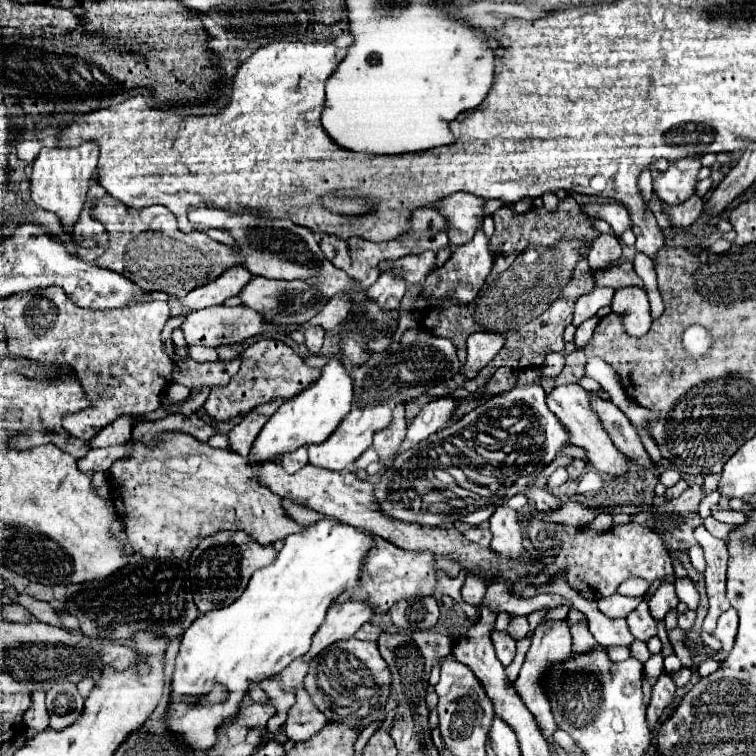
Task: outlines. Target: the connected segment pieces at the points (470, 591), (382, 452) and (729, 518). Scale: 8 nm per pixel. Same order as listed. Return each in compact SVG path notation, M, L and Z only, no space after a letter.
M469 574L461 592L463 592L463 600L467 604L479 606L483 596L485 596L485 592L487 592L487 582L483 578L479 578L477 574Z
M399 406L399 410L395 410L395 422L387 428L387 430L381 430L379 434L375 434L375 440L373 440L373 446L379 454L379 462L383 464L383 468L391 468L395 456L397 456L397 450L405 438L405 430L407 430L407 424L405 424L405 408Z
M713 506L711 508L711 516L719 522L725 524L743 524L745 522L745 514L743 512L735 512L731 508L721 508L721 506Z

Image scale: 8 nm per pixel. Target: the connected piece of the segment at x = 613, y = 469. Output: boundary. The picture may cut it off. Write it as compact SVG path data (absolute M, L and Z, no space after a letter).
M565 384L565 386L557 386L551 394L547 394L547 406L559 418L563 428L569 432L569 442L587 452L585 460L593 468L597 468L599 472L605 472L609 476L627 476L631 472L629 458L615 448L613 440L603 430L603 424L601 424L599 416L589 406L589 398L587 396L589 396L589 392L585 392L579 384Z

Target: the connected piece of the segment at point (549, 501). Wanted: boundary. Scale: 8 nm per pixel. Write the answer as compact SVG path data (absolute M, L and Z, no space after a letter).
M531 486L525 492L525 496L537 504L539 512L551 512L551 510L557 510L561 506L561 500L557 496L553 496L551 492L547 492L543 488L537 488L537 486Z

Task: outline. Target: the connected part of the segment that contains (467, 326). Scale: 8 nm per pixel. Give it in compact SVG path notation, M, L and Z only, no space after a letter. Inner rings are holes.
M571 196L559 202L557 212L547 212L545 208L531 208L525 214L517 214L509 206L505 206L493 214L493 220L495 234L491 238L491 250L495 252L495 256L503 256L495 258L495 262L503 260L503 264L493 266L493 274L489 276L489 280L495 278L495 282L487 282L483 286L477 298L479 302L475 300L473 306L455 306L451 302L443 302L443 306L425 312L421 320L421 326L431 334L451 338L457 344L457 350L459 342L465 342L467 336L479 328L479 324L473 320L475 310L479 310L481 322L495 322L491 326L481 324L481 330L501 332L505 334L507 342L497 360L493 360L477 374L477 386L487 384L487 380L499 366L509 366L513 370L525 370L533 366L539 368L547 352L563 350L563 330L573 322L575 300L595 288L593 276L587 266L587 250L591 242L601 234L593 226L595 218L583 214L583 208ZM567 248L573 248L571 276L567 276ZM575 254L579 254L579 262L575 262Z

